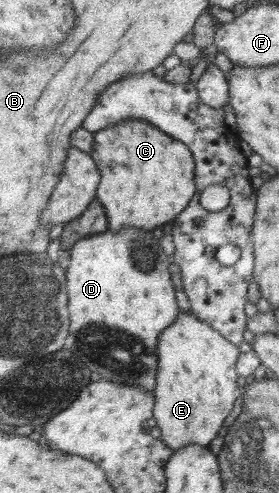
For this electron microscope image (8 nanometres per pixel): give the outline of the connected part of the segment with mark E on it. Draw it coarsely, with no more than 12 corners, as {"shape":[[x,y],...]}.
{"shape":[[180,310],[156,338],[152,416],[207,447],[240,395],[238,348]]}

